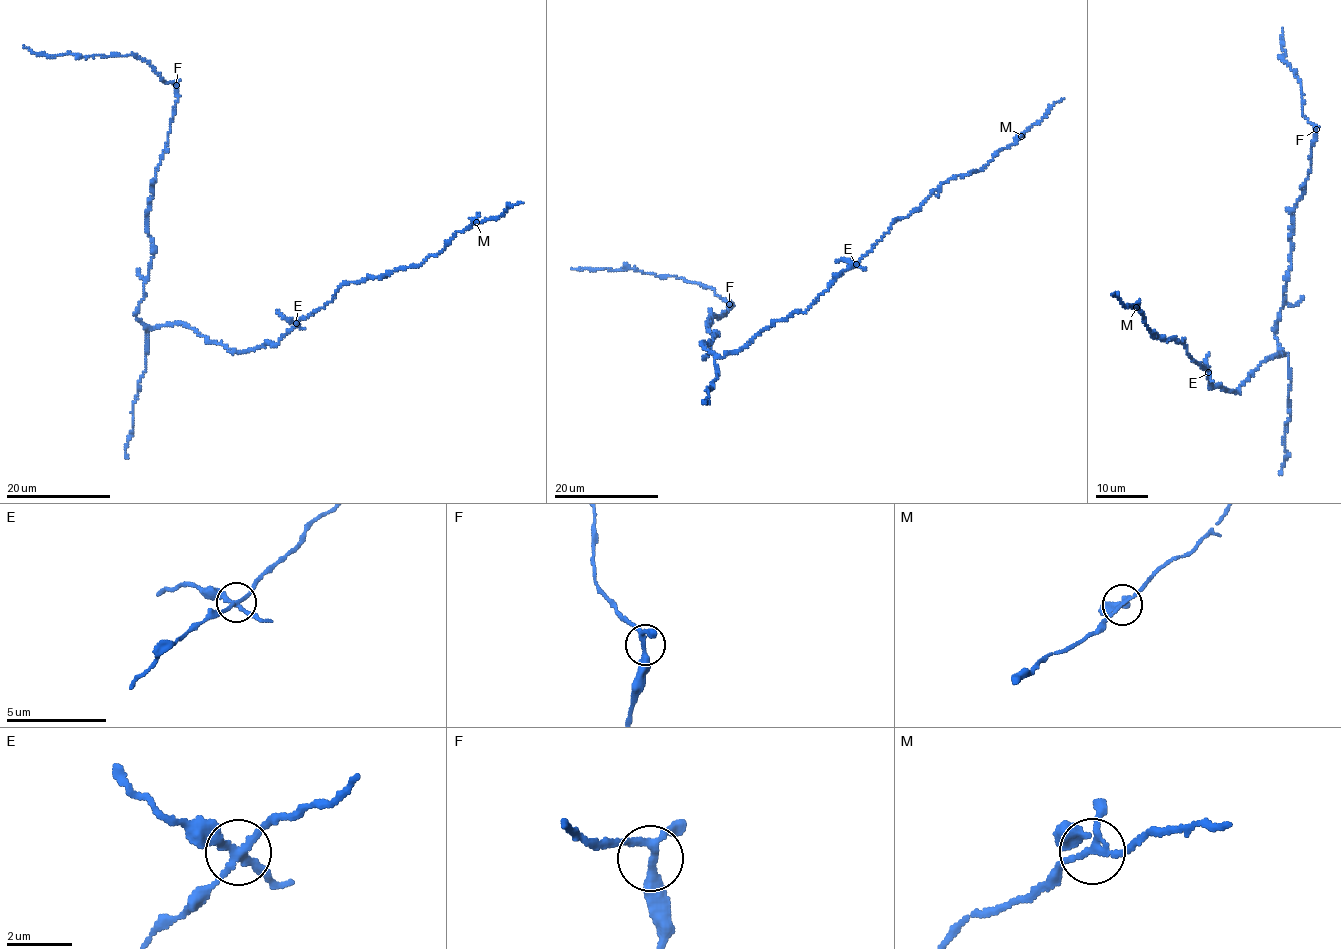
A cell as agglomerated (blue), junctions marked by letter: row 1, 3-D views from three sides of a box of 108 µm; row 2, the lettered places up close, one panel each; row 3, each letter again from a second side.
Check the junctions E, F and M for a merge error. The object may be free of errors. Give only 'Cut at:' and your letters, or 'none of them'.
Cut at: E

